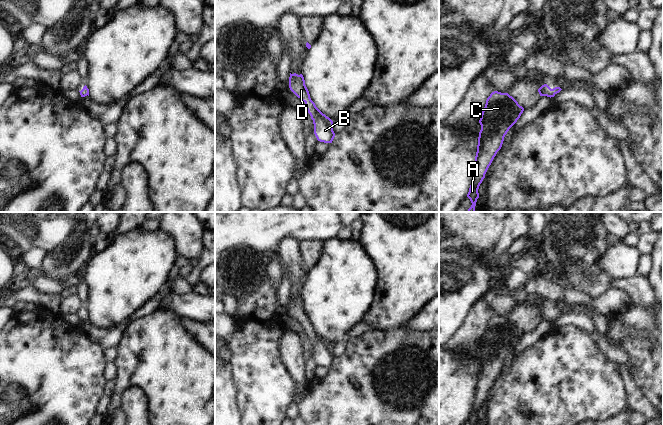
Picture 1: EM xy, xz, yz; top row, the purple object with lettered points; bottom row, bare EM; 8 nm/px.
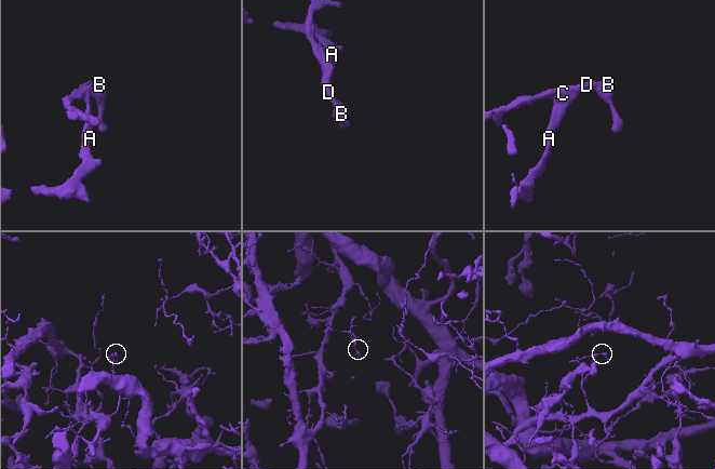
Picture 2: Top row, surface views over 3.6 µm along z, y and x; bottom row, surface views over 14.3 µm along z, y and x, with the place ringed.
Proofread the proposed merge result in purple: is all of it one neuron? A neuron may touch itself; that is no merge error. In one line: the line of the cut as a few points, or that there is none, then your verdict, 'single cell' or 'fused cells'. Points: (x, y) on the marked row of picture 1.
no cut | single cell

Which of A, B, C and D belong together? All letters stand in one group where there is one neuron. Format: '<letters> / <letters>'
A B C D

